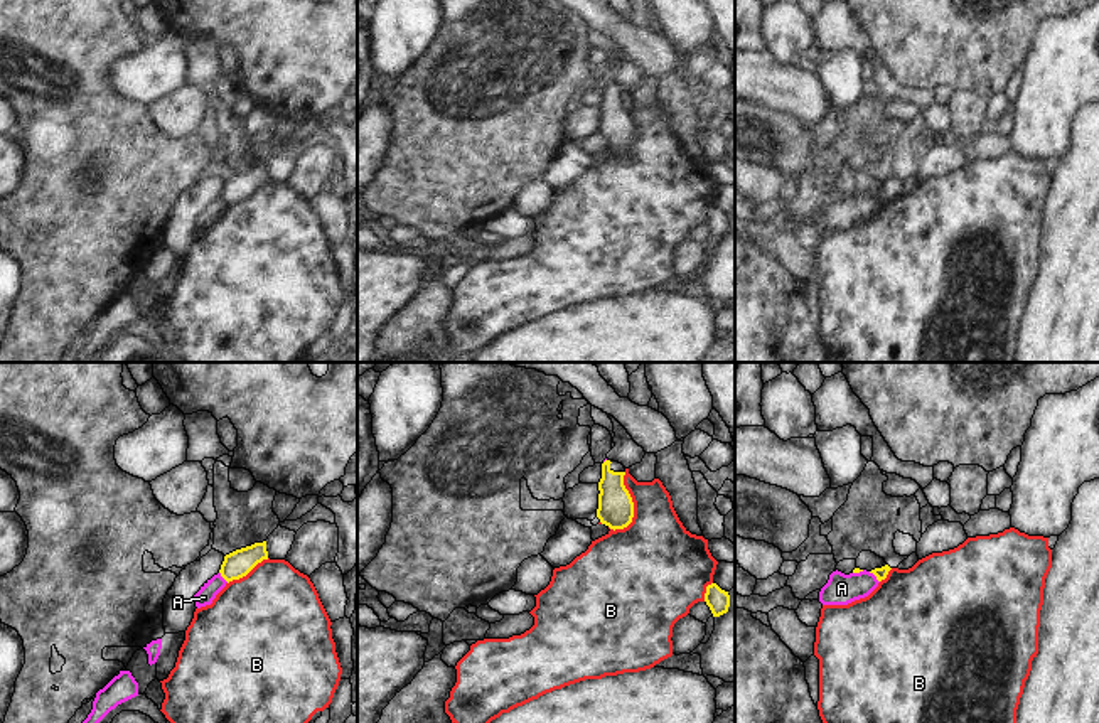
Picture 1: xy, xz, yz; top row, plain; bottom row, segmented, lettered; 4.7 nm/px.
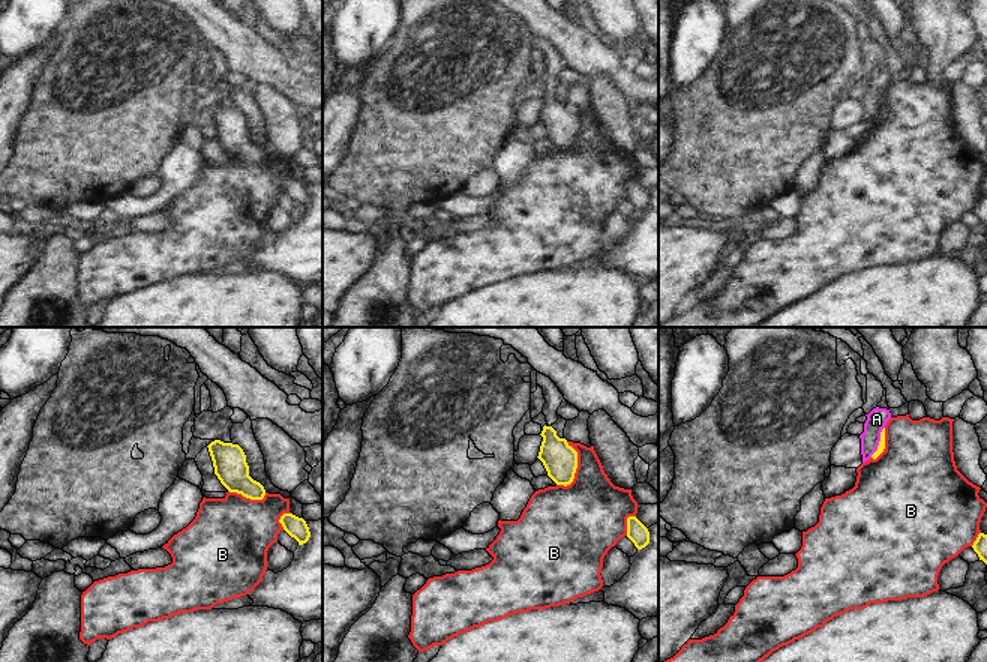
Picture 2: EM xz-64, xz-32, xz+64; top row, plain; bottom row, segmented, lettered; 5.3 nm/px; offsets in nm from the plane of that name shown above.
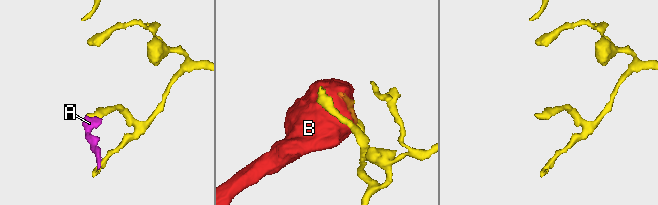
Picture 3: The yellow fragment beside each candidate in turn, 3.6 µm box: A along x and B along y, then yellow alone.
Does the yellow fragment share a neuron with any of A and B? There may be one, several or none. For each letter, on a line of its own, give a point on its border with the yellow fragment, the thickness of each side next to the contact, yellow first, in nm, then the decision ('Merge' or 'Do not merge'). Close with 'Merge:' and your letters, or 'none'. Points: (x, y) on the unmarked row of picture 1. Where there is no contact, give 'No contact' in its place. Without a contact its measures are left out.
A: Touches yellow at yz (875, 198). Thickness 60 nm (yellow) against 150 nm. Do not merge
B: Touches yellow at xz (632, 128). Thickness 180 nm (yellow) against 380 nm. Do not merge
Merge: none.

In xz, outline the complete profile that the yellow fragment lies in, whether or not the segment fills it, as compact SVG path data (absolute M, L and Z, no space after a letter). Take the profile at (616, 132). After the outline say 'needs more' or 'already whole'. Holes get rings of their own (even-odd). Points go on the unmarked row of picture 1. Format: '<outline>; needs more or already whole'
M614 83L602 86L602 101L598 104L597 140L610 152L624 152L632 145L634 125L624 108L625 89Z; needs more

